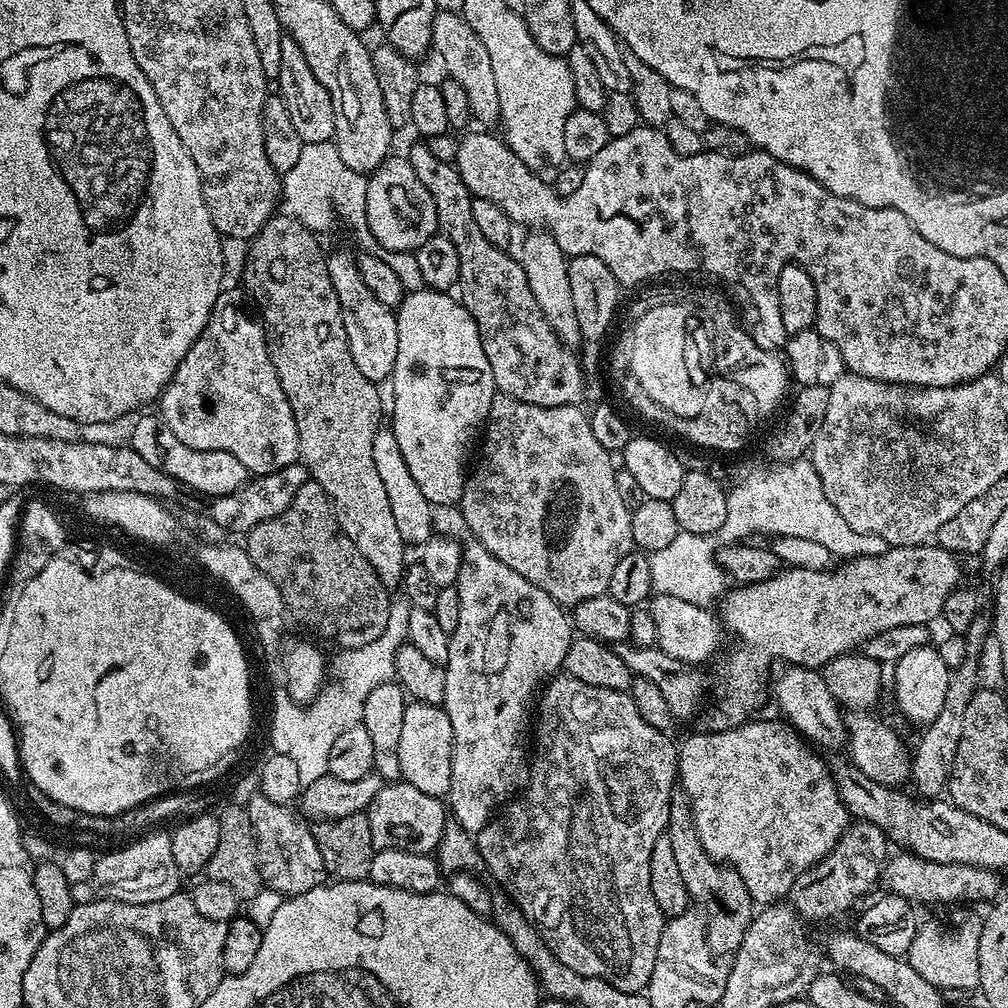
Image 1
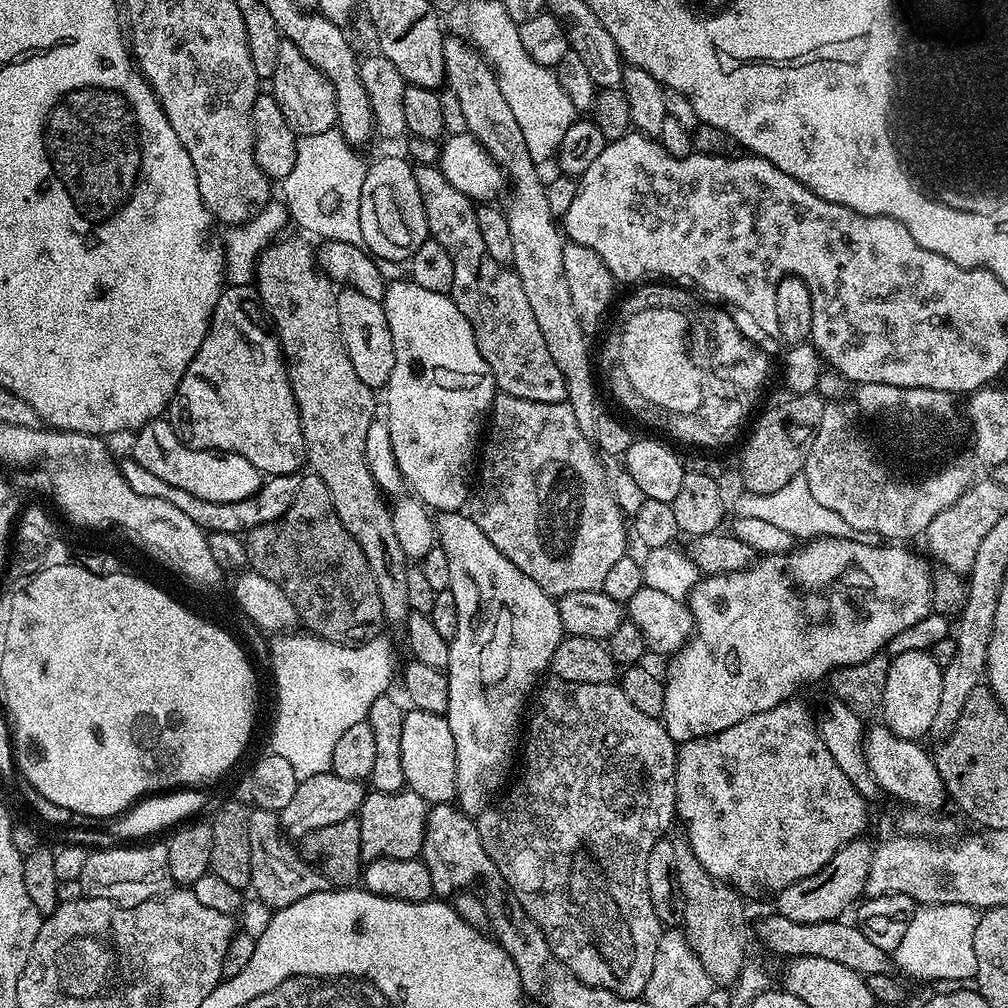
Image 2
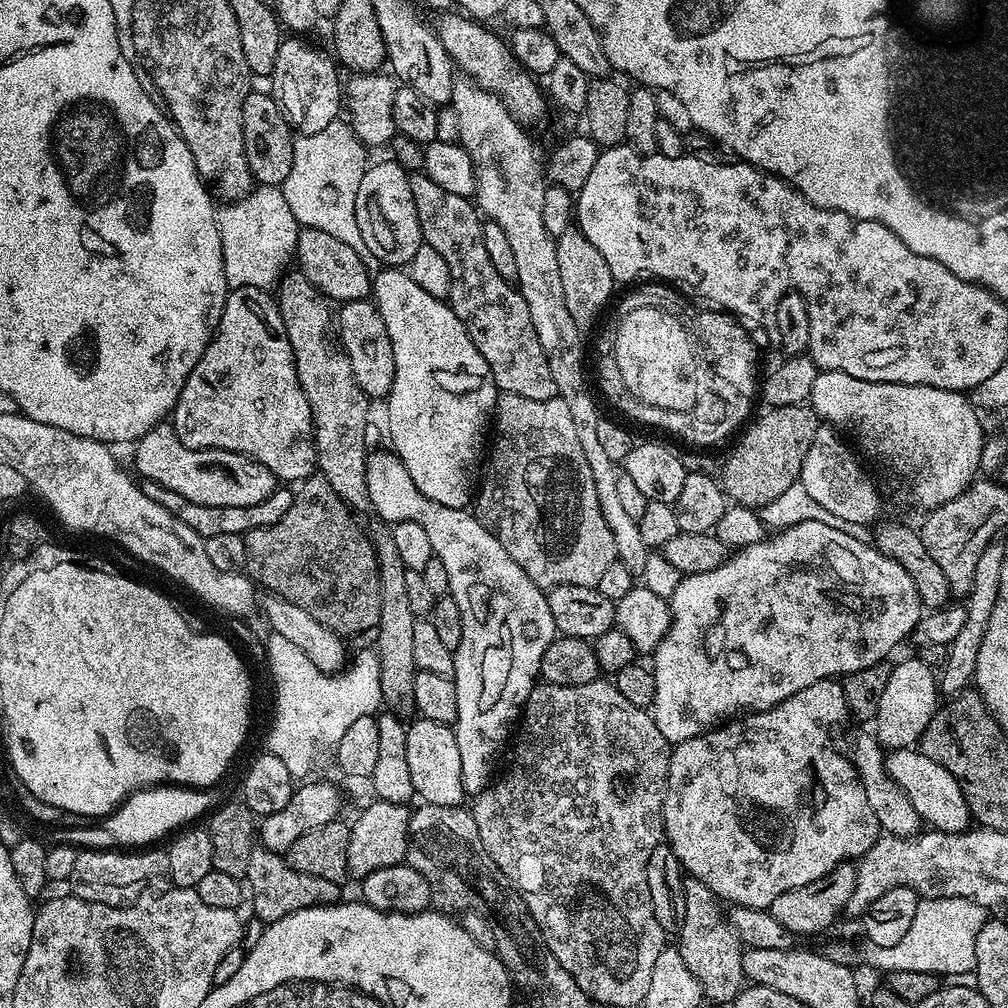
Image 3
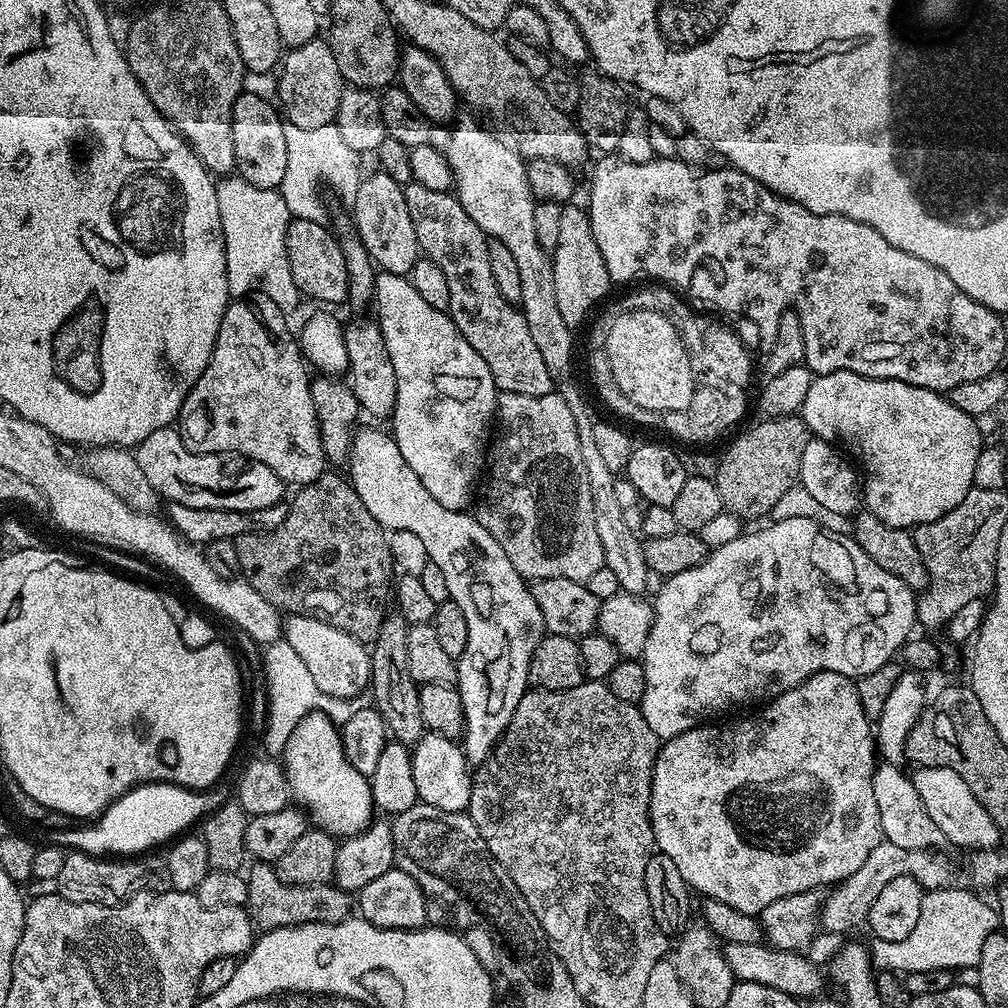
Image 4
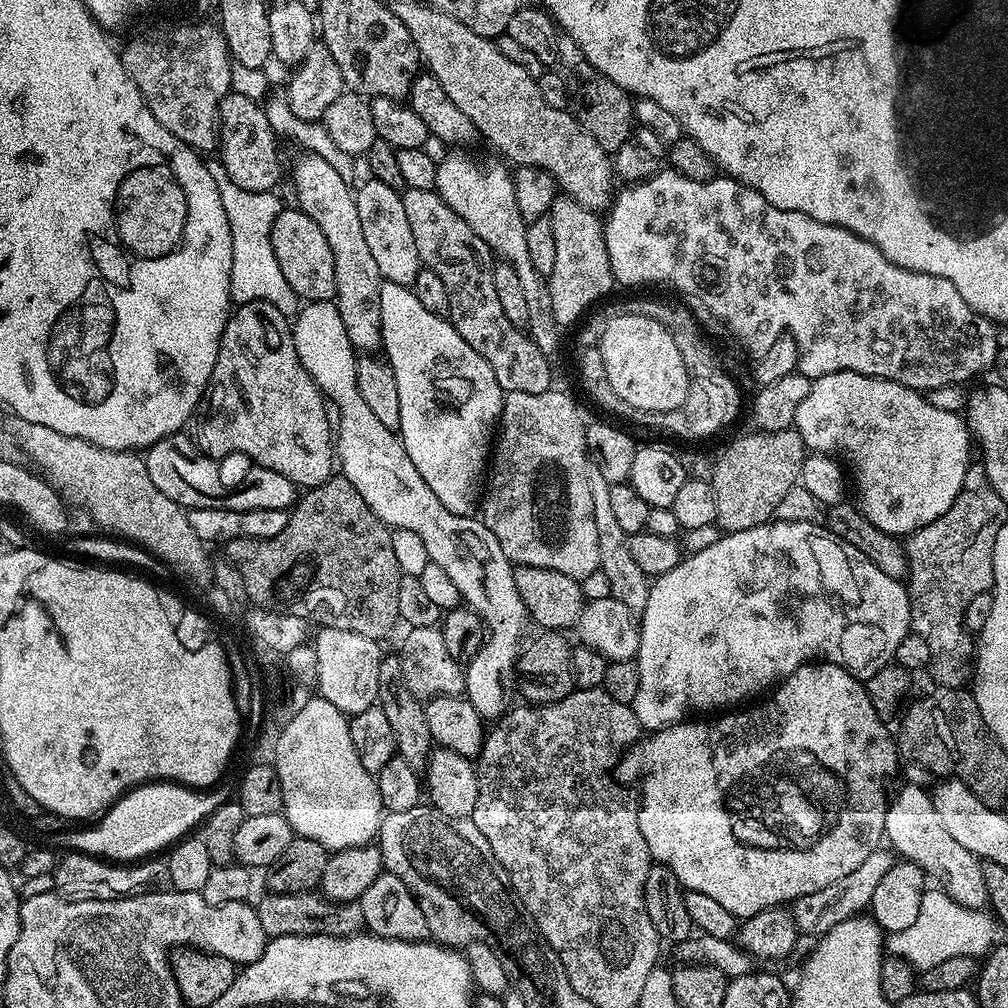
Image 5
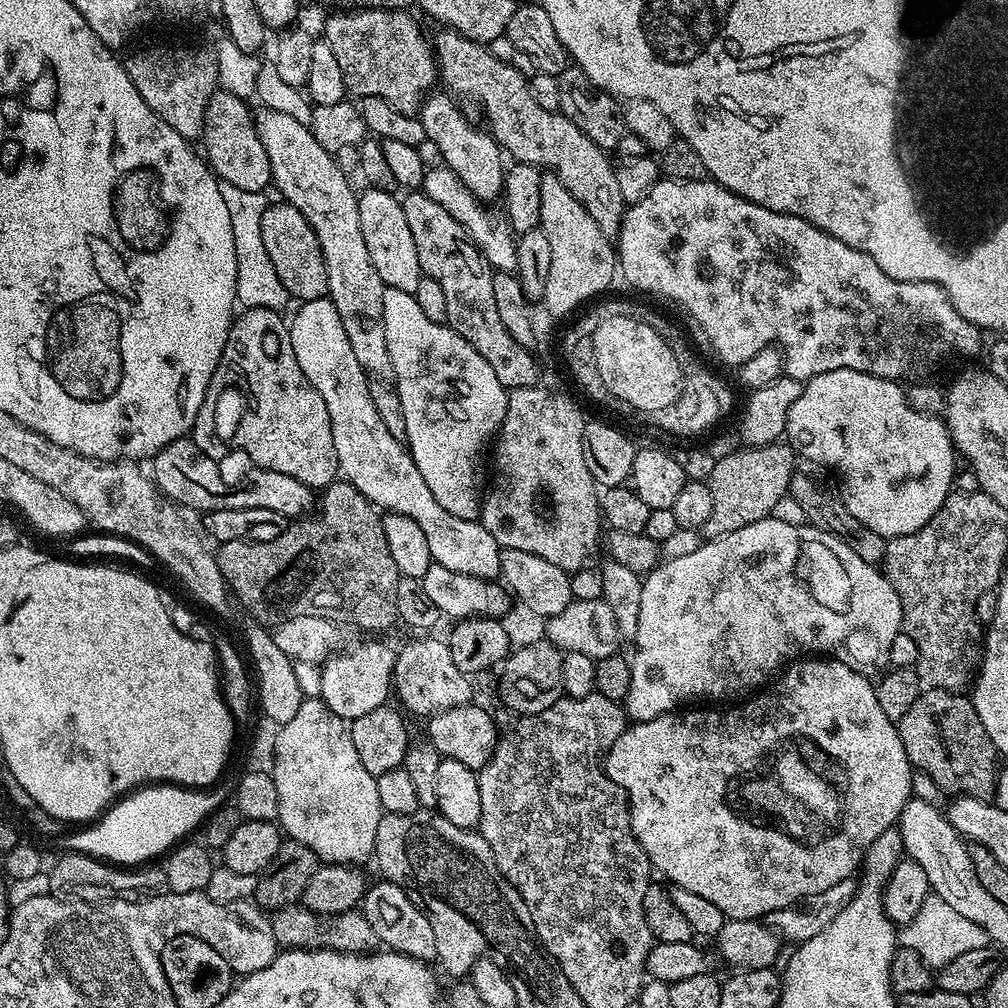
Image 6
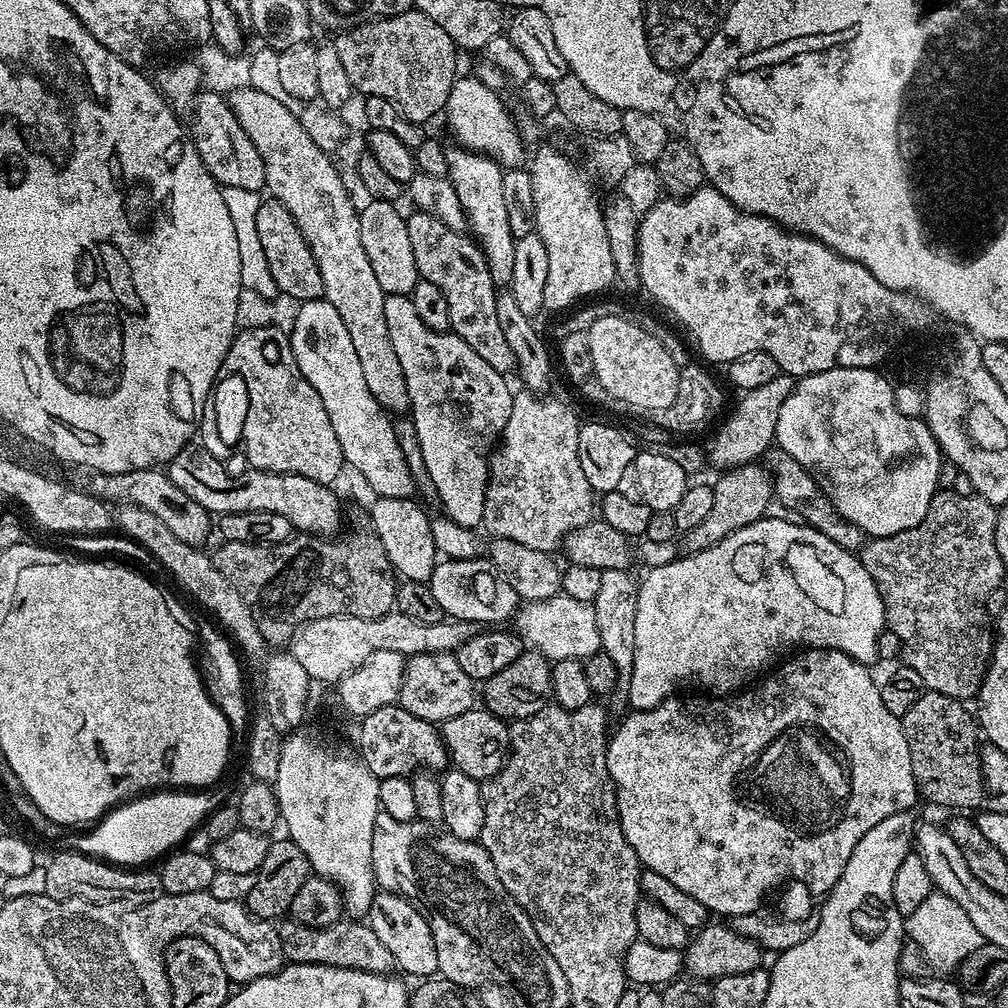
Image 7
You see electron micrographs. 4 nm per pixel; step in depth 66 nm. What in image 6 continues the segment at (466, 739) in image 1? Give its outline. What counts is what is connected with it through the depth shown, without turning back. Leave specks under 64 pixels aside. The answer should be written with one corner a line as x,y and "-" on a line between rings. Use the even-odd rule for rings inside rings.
336,308
332,311
332,408
326,408
326,411
330,416
372,416
372,424
336,424
336,420
330,420
343,479
350,481
377,509
385,513
397,512
418,522
422,534
426,534
433,561
446,566
446,570
483,580
499,577
501,546
490,530
486,530
479,520
454,518
450,510
442,510
434,494
430,494
426,478
418,474
418,466
405,441
394,438
394,434
386,430
386,422
382,422
374,398
370,398
369,373
354,355

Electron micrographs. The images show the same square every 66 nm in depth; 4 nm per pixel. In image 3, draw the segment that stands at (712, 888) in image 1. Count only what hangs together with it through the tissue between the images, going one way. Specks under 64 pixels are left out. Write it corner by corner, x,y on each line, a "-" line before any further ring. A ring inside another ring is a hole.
691,878
684,881
686,894
686,918
678,933
678,947
682,954
682,962
686,962
686,970
698,978
700,988
704,991
704,1000
713,1000
716,1004
731,1005
731,1002
746,981
742,970
742,945
725,919
726,912
719,896
715,896
706,886
706,882
698,882

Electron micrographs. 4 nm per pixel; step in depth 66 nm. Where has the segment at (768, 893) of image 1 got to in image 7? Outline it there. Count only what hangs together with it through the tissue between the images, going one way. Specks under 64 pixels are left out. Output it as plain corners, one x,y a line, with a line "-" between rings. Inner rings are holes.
805,648
789,656
792,657
788,661
785,659
767,678
727,698
717,698
712,694
673,694
650,710
629,711
629,716
617,728
615,725
608,737
606,766
616,788
616,805
626,842
634,846
634,854
638,854
641,865
647,871
662,874
662,878
674,882
674,886
679,886
684,893
698,898
709,913
716,915
717,912
720,918
761,911
766,890
793,876
809,881
815,894
831,892
838,878
842,878
842,870
846,870
846,862
850,862
850,854
854,854
854,846
862,842
866,830
874,830
874,826
878,826
882,818
890,818
890,814
915,809
918,801
910,746
906,742
901,717
886,710
877,677
872,677
873,669
833,648

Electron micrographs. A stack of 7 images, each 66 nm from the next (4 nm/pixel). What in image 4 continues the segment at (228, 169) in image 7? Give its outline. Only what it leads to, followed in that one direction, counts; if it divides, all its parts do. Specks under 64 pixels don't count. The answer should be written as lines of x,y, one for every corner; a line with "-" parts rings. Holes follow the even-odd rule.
241,91
240,97
234,102
232,126
235,171
238,176
256,187
279,189
286,169
286,124
273,101

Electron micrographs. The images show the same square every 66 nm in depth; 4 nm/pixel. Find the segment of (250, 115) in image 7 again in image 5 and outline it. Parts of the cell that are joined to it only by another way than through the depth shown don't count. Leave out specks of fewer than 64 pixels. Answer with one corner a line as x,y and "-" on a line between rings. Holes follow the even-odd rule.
304,154
302,156
304,157
292,168
292,184
296,187
295,203
306,215
314,218
314,222
318,222
318,227
322,229
322,234
326,234
326,242
330,242
330,251
334,254
334,278
336,279
336,298
334,303
338,314
342,314
342,326
346,326
346,334
350,338
352,347
364,354
375,353
381,347
380,331
382,330
382,310
380,309
380,285
382,281
380,279
378,265
374,263
374,258
370,255
370,250
366,246
366,238
362,235
362,222
358,222
358,206
356,205
353,185
348,185
349,181
346,177
334,170
334,167
330,166
329,162
326,162
326,158
313,154

